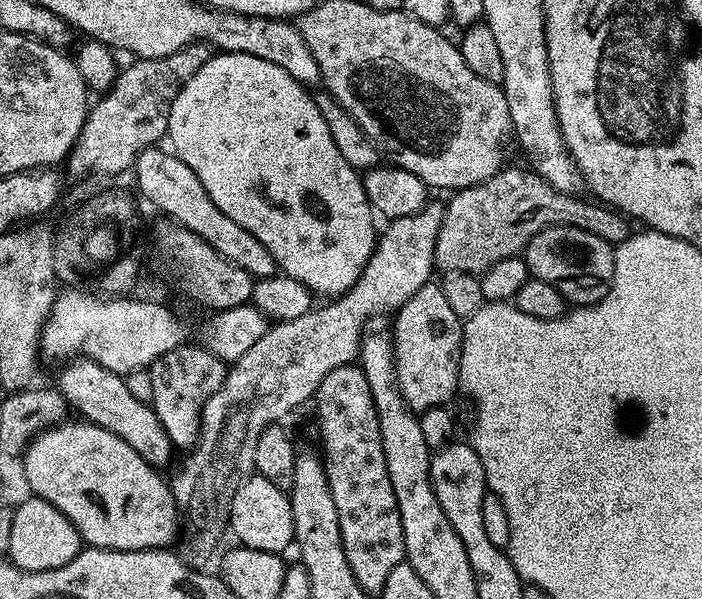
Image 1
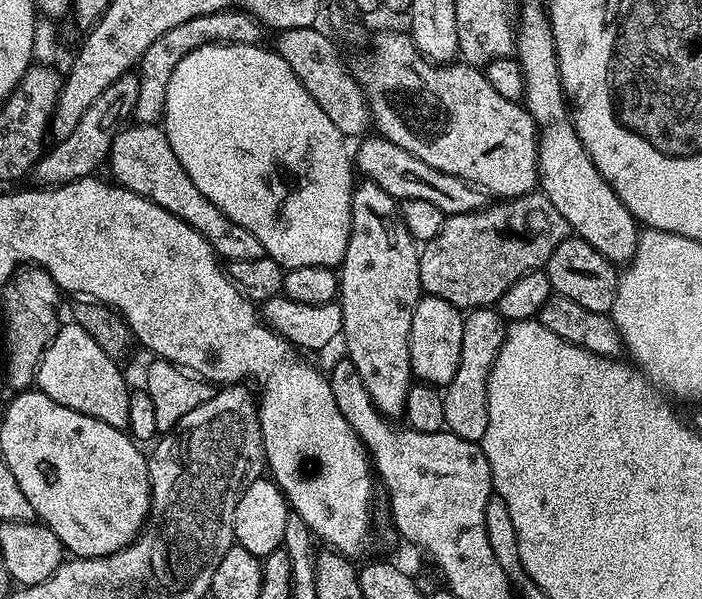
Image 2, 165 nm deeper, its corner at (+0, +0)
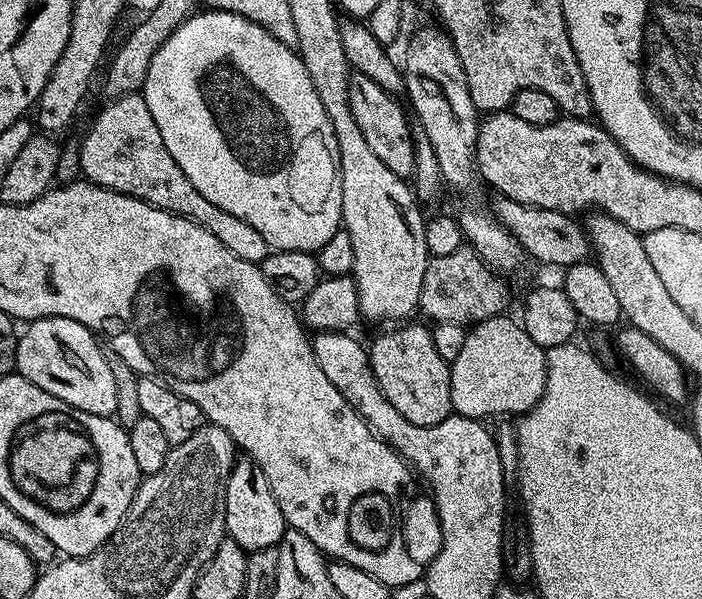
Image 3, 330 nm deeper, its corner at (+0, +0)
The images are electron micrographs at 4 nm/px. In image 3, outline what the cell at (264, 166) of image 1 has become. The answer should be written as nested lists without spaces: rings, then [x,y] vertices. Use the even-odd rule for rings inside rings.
[[[200,10],[178,25],[174,34],[162,42],[158,54],[154,54],[154,62],[150,62],[150,74],[146,74],[142,95],[150,114],[154,114],[154,122],[158,122],[158,134],[162,134],[166,150],[170,150],[170,158],[182,166],[182,174],[194,182],[198,194],[214,202],[214,206],[222,206],[226,214],[234,214],[234,218],[242,218],[242,222],[254,226],[254,230],[266,238],[269,249],[277,252],[302,250],[316,254],[322,246],[326,246],[326,242],[330,242],[330,238],[334,238],[336,232],[341,231],[344,215],[338,138],[334,138],[334,126],[326,114],[326,106],[322,106],[322,98],[318,98],[318,90],[314,90],[314,82],[310,82],[310,74],[296,48],[288,48],[262,26],[233,12]]]

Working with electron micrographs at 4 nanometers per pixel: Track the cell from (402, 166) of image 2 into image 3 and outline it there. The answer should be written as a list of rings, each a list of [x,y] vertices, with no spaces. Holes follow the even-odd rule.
[[[497,195],[496,201],[490,204],[490,211],[496,221],[524,247],[525,253],[544,264],[557,264],[560,270],[566,270],[571,264],[582,264],[589,259],[590,245],[588,233],[579,219],[569,213],[558,210],[546,210],[538,206],[526,206],[522,202],[514,202],[514,198]]]

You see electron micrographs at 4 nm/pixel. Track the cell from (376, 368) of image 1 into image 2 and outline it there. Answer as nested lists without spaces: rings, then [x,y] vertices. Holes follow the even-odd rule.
[[[369,182],[355,185],[352,194],[352,229],[350,242],[346,246],[344,261],[338,266],[340,291],[338,303],[342,310],[342,344],[348,347],[347,359],[354,362],[358,378],[366,386],[366,394],[372,405],[385,418],[403,417],[408,389],[414,383],[410,366],[410,322],[414,318],[414,306],[420,301],[420,253],[417,241],[412,239],[410,230],[400,216],[400,204],[393,196],[386,194],[382,186]]]

